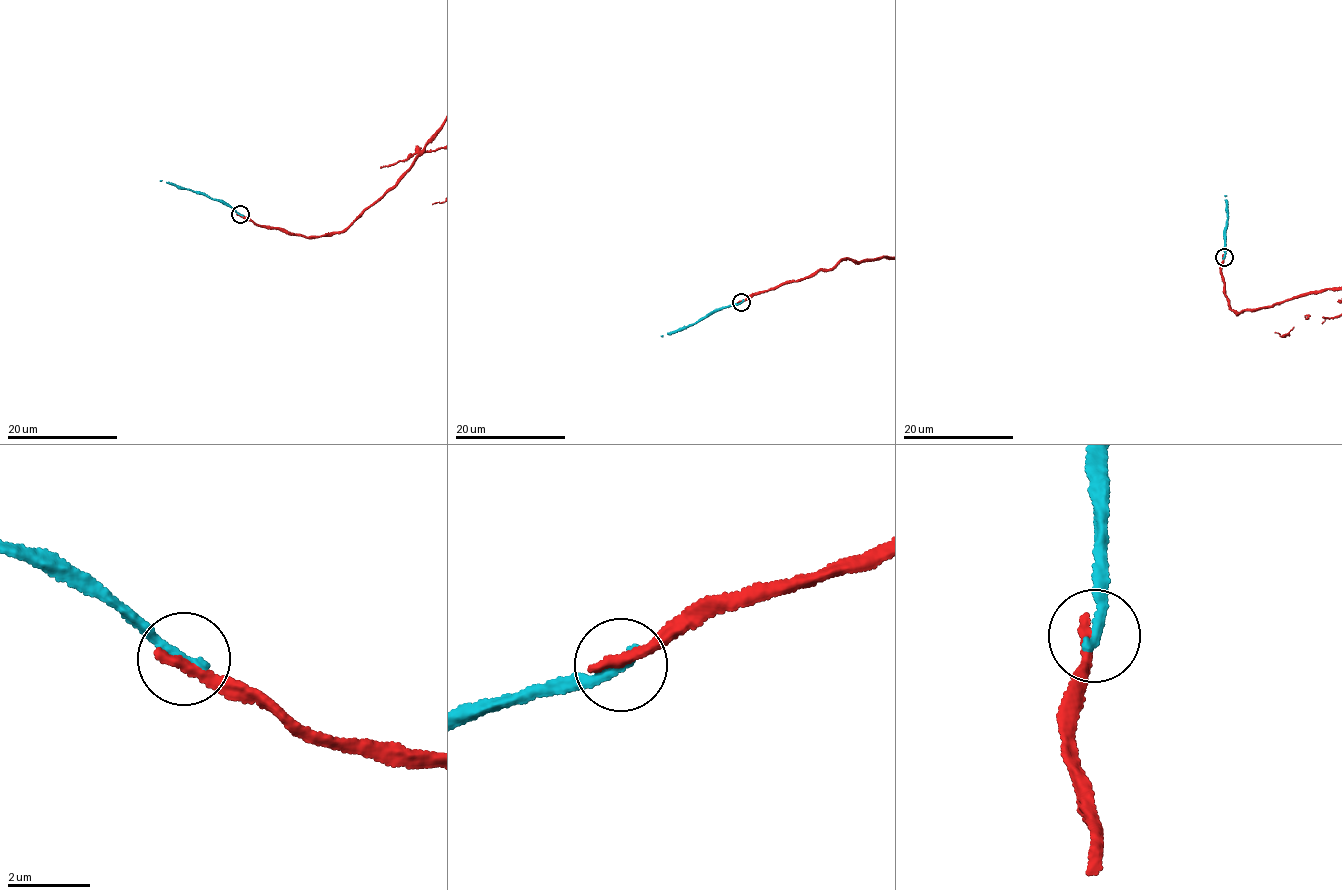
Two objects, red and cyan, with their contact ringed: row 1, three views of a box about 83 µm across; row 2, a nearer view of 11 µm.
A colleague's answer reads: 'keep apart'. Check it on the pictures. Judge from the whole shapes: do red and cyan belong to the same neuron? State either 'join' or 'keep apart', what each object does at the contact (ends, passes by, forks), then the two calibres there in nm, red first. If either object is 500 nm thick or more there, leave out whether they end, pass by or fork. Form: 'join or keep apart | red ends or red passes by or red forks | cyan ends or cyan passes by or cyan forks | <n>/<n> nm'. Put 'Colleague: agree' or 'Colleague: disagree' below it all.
keep apart | red ends | cyan ends | 320/280 nm
Colleague: agree

